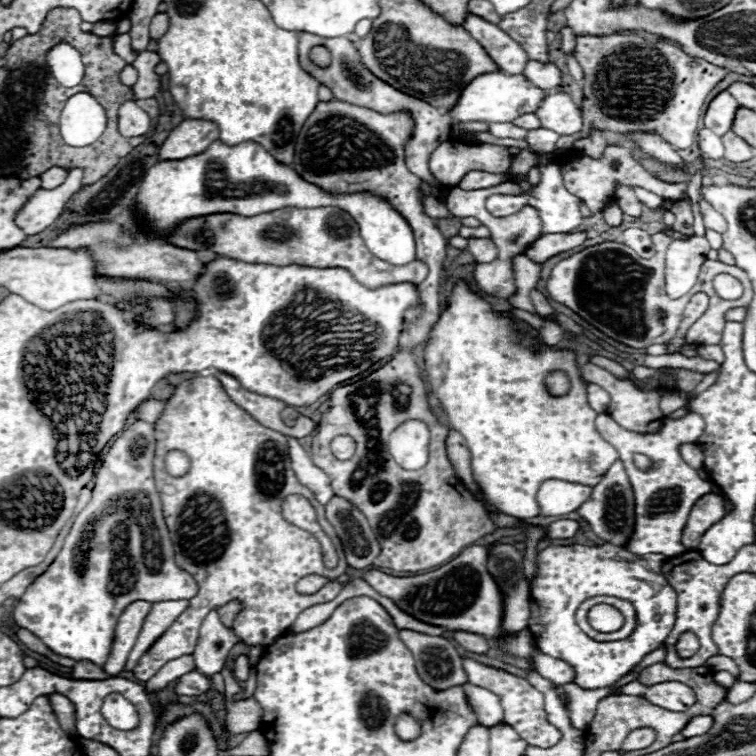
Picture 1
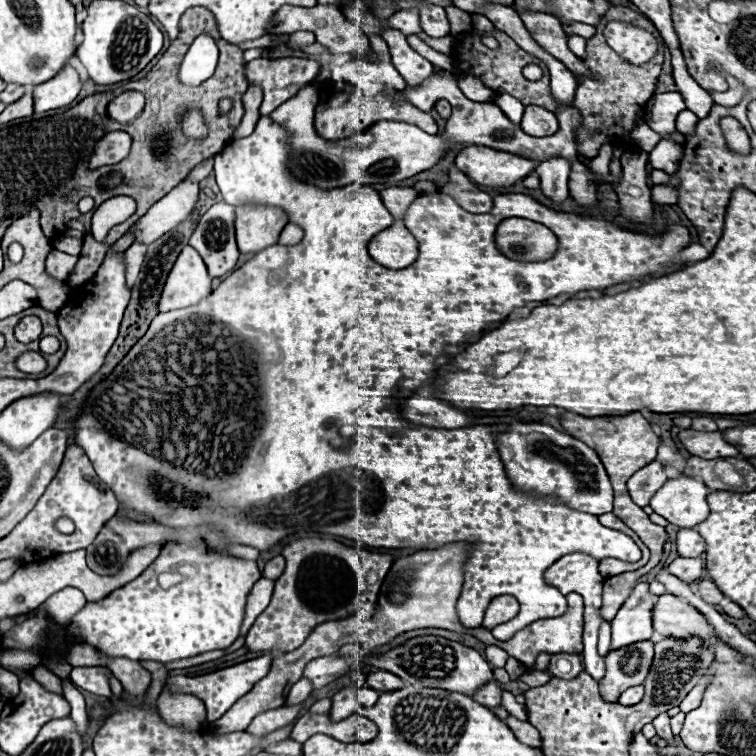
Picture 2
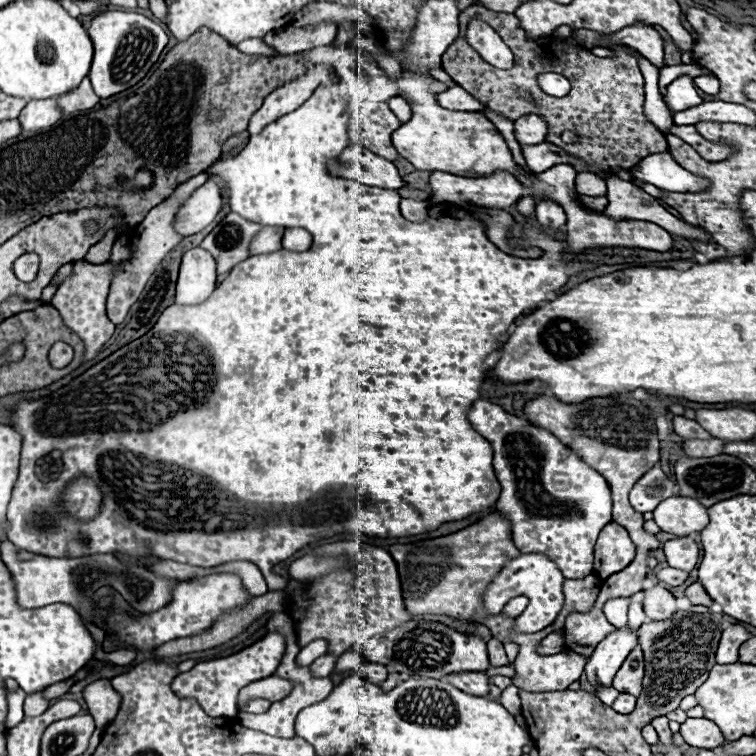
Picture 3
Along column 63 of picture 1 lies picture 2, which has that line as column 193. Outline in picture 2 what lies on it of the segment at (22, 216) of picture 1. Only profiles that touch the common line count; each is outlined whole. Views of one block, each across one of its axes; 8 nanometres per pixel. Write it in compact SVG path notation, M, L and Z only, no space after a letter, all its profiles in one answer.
M182 182L174 190L170 190L162 200L158 200L146 216L142 216L132 228L136 230L136 238L140 242L152 244L180 222L184 222L196 208L198 202L198 184Z

